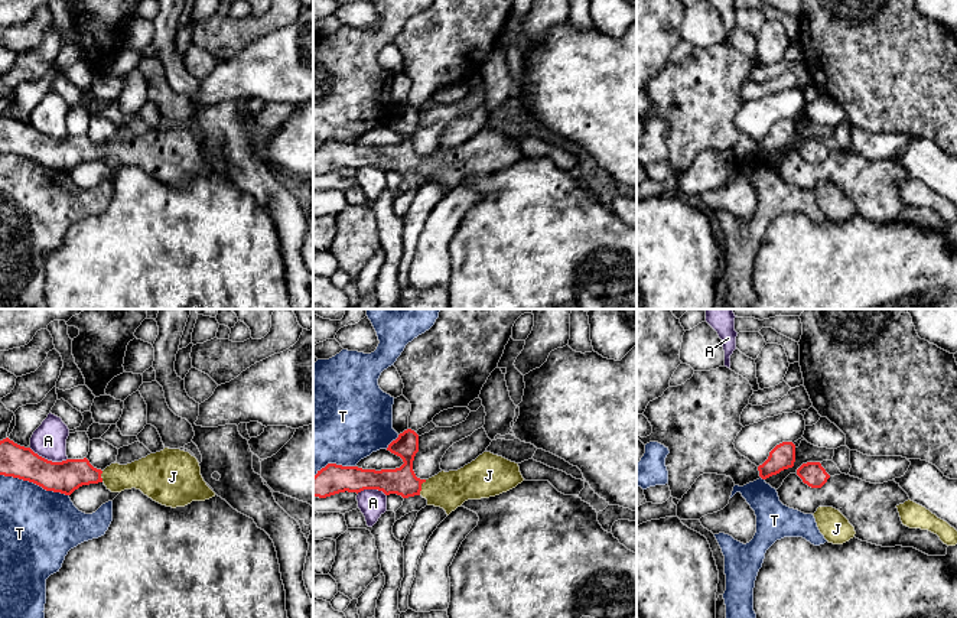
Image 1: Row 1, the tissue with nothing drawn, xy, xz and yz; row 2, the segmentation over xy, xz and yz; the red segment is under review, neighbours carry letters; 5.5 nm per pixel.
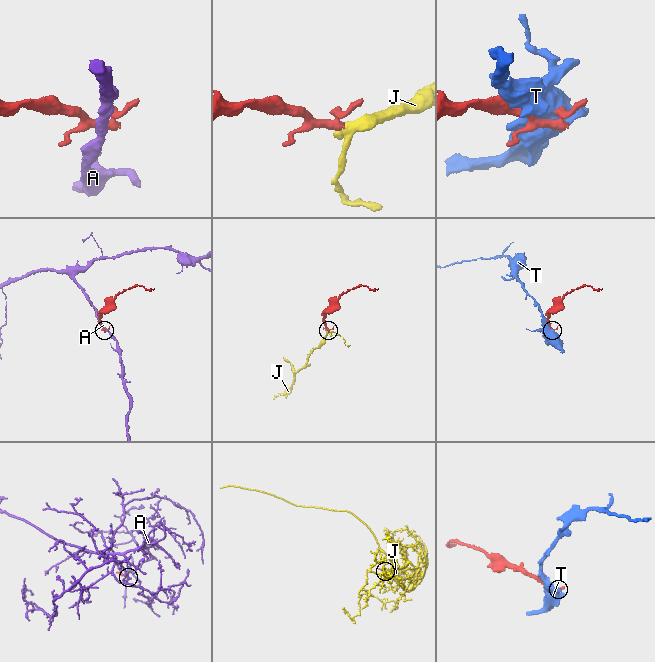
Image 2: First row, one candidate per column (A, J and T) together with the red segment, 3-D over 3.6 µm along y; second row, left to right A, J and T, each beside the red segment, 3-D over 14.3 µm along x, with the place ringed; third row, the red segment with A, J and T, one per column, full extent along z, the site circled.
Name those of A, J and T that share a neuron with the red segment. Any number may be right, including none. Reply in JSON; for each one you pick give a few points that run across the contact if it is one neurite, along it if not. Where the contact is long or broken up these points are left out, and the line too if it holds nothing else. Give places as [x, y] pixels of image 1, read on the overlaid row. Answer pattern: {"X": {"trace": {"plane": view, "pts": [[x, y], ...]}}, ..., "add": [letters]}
{"J": {"trace": {"plane": "xz", "pts": [[401, 481], [420, 487], [449, 490]]}}, "add": ["J"]}

